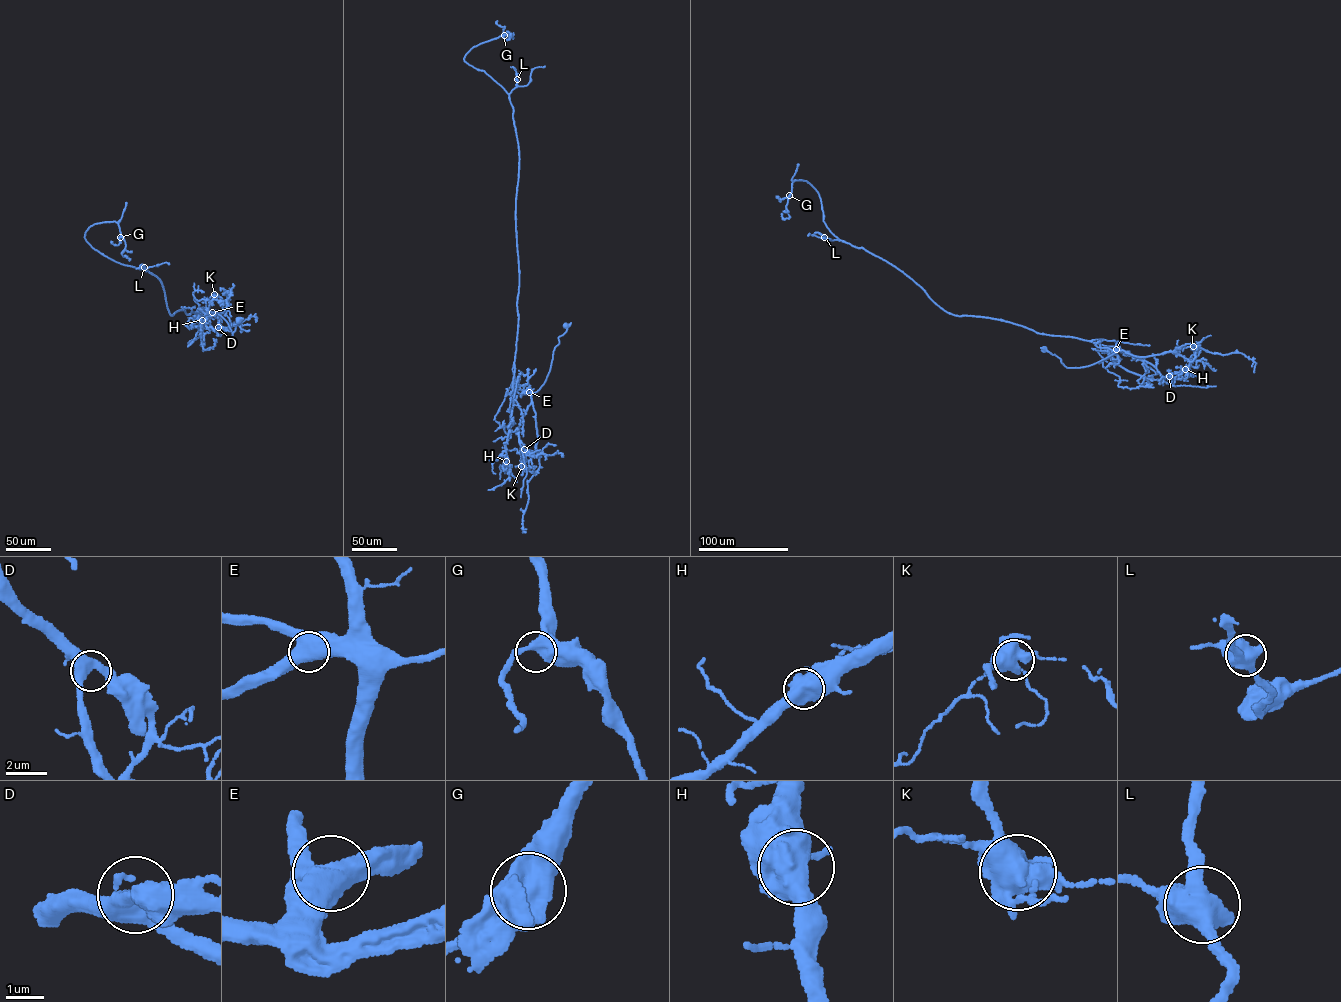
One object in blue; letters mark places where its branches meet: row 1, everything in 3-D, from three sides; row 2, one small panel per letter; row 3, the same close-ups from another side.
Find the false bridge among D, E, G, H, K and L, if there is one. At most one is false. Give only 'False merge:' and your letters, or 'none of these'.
False merge: none of these

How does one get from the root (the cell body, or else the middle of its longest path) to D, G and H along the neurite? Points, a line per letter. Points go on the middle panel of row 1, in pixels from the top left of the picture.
D: (566, 326), (553, 351), (546, 379), (532, 393), (521, 420), (518, 441), (524, 449)
G: (566, 326), (543, 384), (519, 394), (513, 108), (502, 87), (463, 58), (504, 35)
H: (566, 326), (566, 331), (558, 338), (543, 384), (534, 392), (526, 384), (516, 387), (505, 444), (506, 461)

